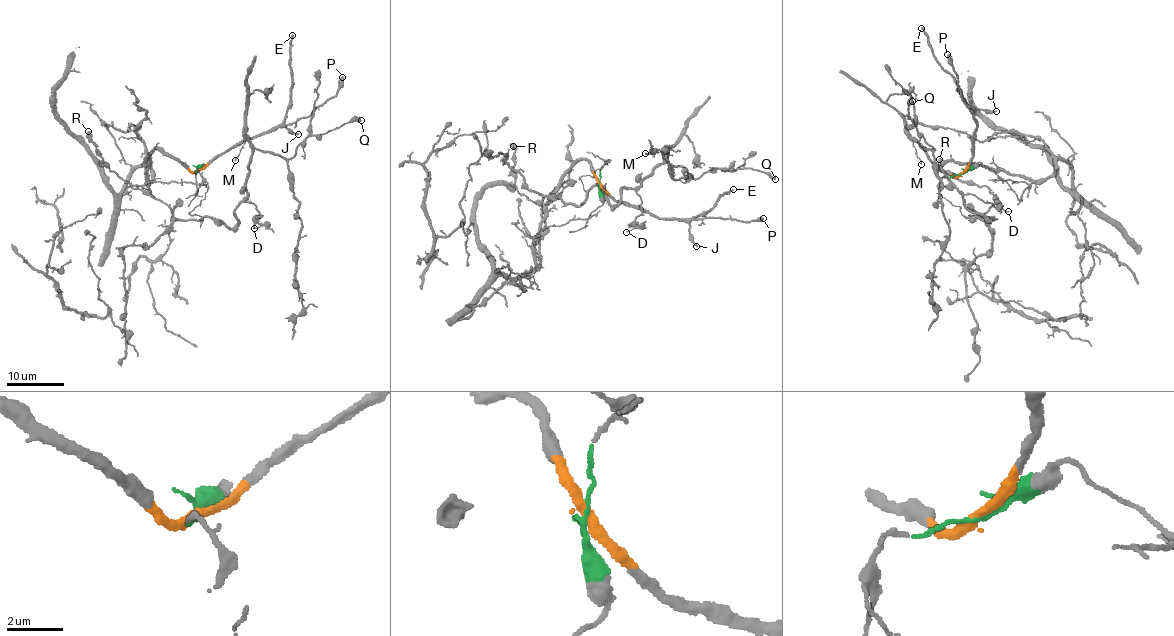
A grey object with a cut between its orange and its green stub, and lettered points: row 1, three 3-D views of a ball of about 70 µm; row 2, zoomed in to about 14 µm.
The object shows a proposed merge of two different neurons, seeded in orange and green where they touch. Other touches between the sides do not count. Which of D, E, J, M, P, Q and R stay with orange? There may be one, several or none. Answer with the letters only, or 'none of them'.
E, J, P

